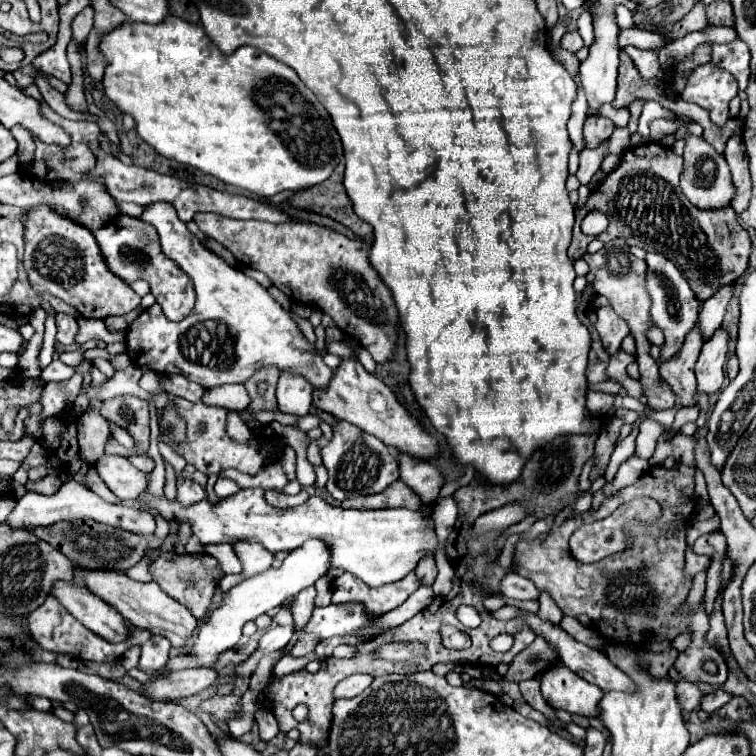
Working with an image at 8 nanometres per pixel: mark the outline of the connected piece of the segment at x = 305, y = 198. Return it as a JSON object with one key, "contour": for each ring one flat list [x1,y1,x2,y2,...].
{"contour":[[339,164,335,168,335,172,323,184,317,184,315,188,305,188,303,192,293,194,291,204,295,208,305,208,305,210,325,214,325,216,341,222,343,226,351,228,357,236,365,238,371,234,371,226,365,224,353,212,353,204,343,188,343,170,345,170,345,166]]}

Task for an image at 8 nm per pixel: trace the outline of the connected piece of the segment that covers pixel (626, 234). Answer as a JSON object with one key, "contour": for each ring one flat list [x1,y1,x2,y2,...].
{"contour":[[647,142,641,146,631,146,629,152,623,154,621,164,605,176,605,180,599,184,597,190,591,192,589,200,583,206,575,206,575,226,573,226,573,240,569,246,569,258,579,260,587,252,587,244,593,240,593,236,585,236,579,228,583,216,593,210,601,208,605,216,609,218,609,228,605,234,599,234,601,240,609,242,613,238,625,238,629,246,641,246,647,252,659,252,667,256,681,272,687,276,687,282,691,284,697,300,707,300,709,296,715,294,715,290,723,284,735,284,737,278,745,272,747,260,749,260,749,234,743,230,739,224,735,212,731,208,723,208,717,212,705,212,697,210,683,194,679,188,679,174,683,170,683,158,673,154,669,146,661,146,659,142]]}

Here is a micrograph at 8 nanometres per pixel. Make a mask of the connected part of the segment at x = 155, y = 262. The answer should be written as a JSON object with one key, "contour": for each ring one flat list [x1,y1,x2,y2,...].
{"contour":[[127,214,115,216,107,226,93,230,93,236,101,248,101,254,109,266,109,270,123,278,127,284,133,284,137,280,145,280,151,286,151,294,157,298,161,308,165,310,165,316,173,322,183,320,195,304,195,292,191,280,177,268,173,260,169,260,159,246,159,236,153,226,141,222,139,218,131,218]]}

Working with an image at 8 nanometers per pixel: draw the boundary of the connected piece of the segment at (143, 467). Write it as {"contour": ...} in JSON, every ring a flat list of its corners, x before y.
{"contour":[[147,454,140,456,130,456,127,458,136,468,143,472,150,473,155,468,155,462]]}

